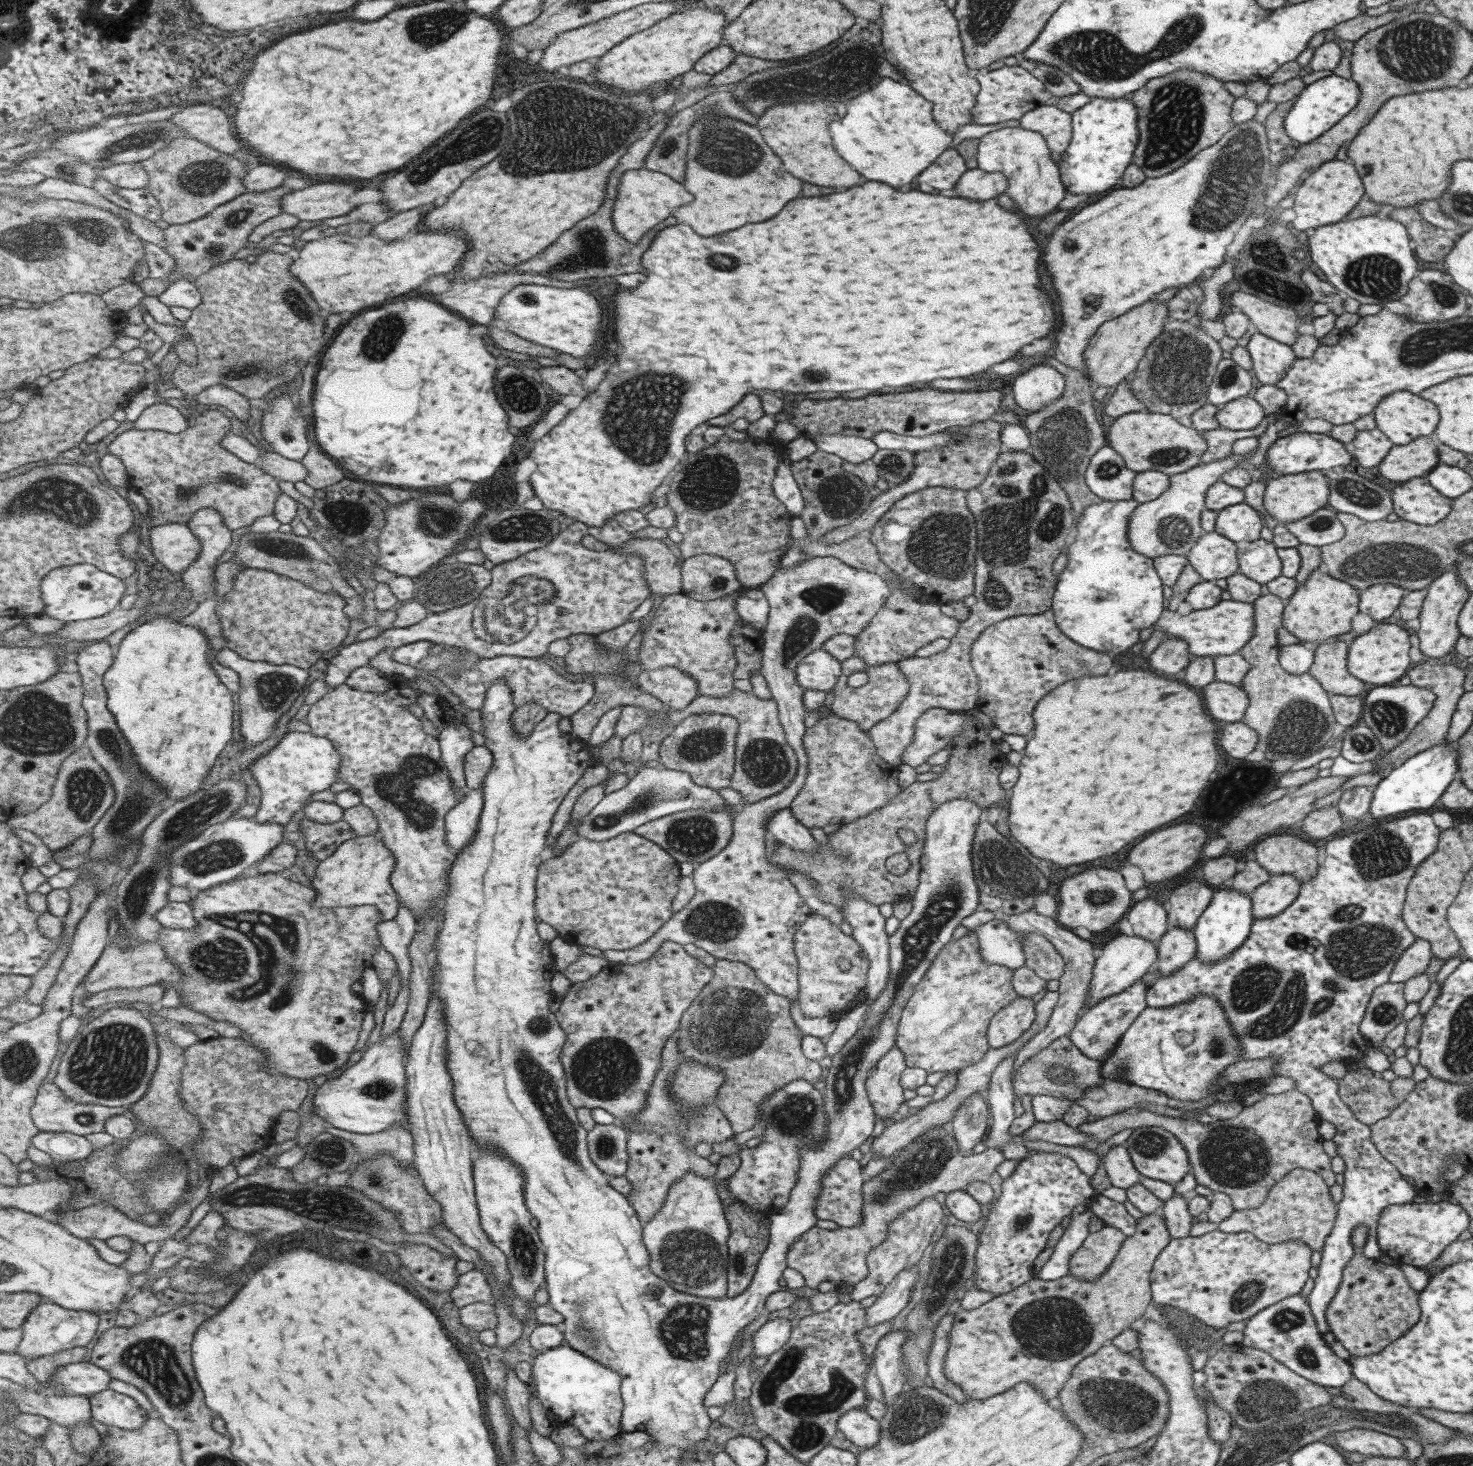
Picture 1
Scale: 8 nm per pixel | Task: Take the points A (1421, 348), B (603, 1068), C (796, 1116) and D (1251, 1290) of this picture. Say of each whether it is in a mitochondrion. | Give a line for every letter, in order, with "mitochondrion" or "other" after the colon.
A: mitochondrion
B: mitochondrion
C: mitochondrion
D: mitochondrion

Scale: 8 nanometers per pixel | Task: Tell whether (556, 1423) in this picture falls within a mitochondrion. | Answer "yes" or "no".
no

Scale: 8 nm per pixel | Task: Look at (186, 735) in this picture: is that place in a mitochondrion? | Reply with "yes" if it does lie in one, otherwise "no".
no

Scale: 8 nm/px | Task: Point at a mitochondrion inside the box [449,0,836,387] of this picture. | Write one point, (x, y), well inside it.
(592, 125)

